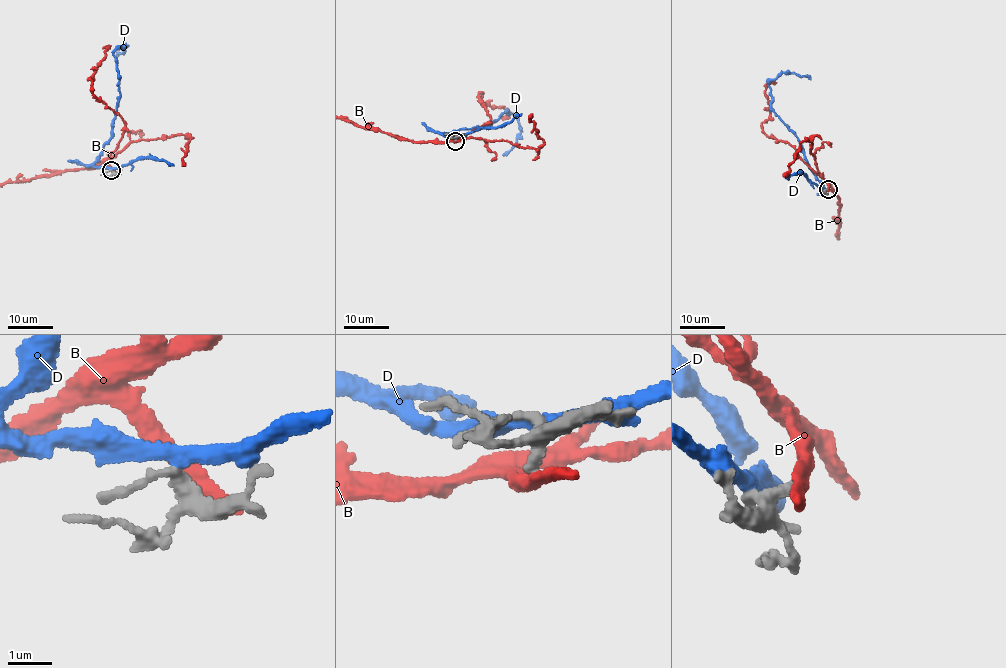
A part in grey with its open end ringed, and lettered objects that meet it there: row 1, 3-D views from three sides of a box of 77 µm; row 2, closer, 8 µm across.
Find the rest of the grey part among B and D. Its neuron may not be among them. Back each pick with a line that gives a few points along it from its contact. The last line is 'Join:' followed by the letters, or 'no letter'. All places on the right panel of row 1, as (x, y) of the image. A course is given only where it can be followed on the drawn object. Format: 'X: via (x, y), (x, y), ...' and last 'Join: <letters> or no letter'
Join: no letter

